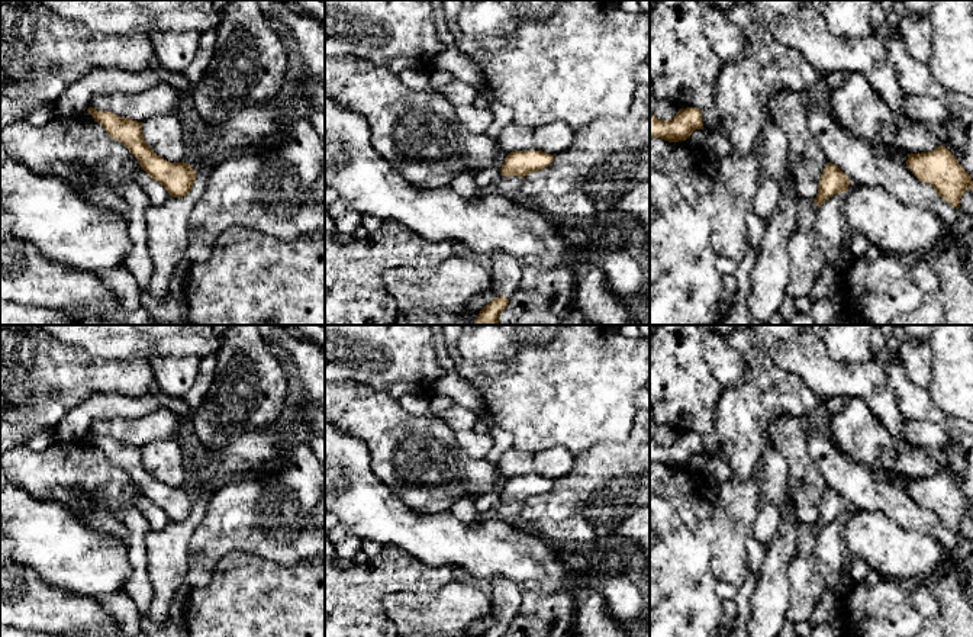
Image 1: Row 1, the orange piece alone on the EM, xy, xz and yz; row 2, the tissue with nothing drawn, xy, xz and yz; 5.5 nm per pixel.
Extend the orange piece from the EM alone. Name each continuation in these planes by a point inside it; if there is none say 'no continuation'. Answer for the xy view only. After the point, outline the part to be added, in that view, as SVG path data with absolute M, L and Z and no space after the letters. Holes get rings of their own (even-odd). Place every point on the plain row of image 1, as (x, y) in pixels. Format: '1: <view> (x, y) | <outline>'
no continuation

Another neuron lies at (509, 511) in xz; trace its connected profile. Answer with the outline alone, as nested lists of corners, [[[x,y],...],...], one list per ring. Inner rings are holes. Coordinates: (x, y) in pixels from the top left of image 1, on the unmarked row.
[[[497,499],[490,508],[490,515],[518,522],[522,506],[523,506],[522,502],[516,501],[505,502],[502,499]]]

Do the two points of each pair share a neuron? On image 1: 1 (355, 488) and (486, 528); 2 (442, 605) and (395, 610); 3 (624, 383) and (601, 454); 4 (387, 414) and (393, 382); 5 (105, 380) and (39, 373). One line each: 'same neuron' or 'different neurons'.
1: same neuron
2: same neuron
3: different neurons
4: different neurons
5: same neuron

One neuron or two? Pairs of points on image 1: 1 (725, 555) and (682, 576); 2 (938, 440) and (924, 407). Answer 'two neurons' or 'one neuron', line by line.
1: two neurons
2: two neurons

